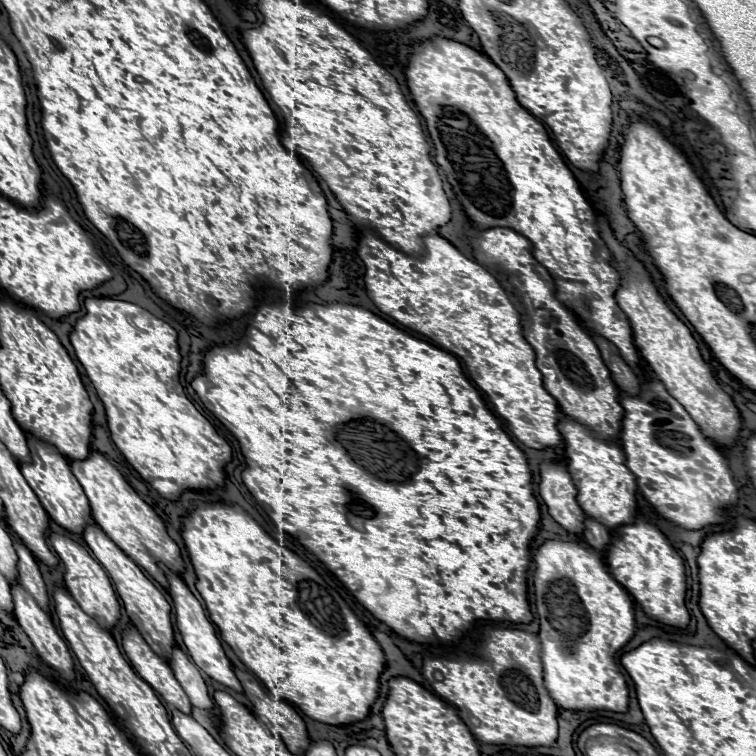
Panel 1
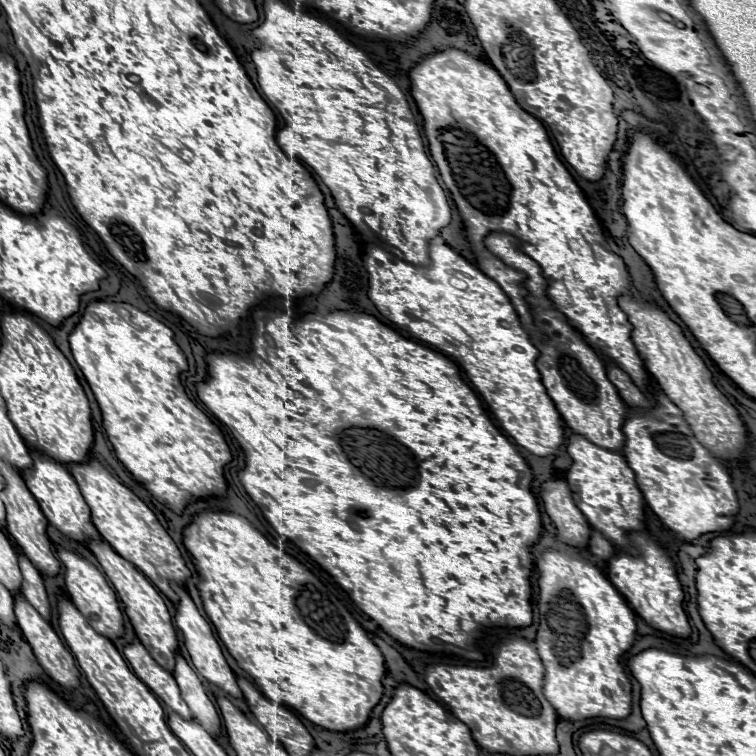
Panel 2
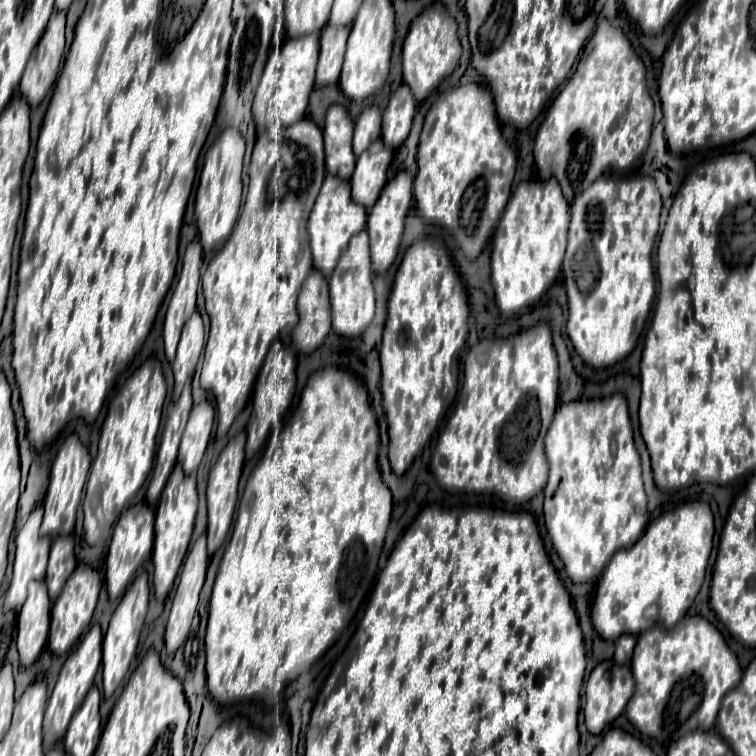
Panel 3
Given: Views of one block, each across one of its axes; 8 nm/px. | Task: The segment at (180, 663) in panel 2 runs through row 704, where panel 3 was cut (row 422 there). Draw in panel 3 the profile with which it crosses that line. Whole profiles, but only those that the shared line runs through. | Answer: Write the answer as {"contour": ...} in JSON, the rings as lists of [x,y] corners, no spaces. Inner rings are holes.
{"contour":[[[202,402],[192,408],[178,454],[178,462],[182,464],[186,474],[194,474],[198,470],[210,442],[212,424],[214,424],[214,408],[208,402]]]}

